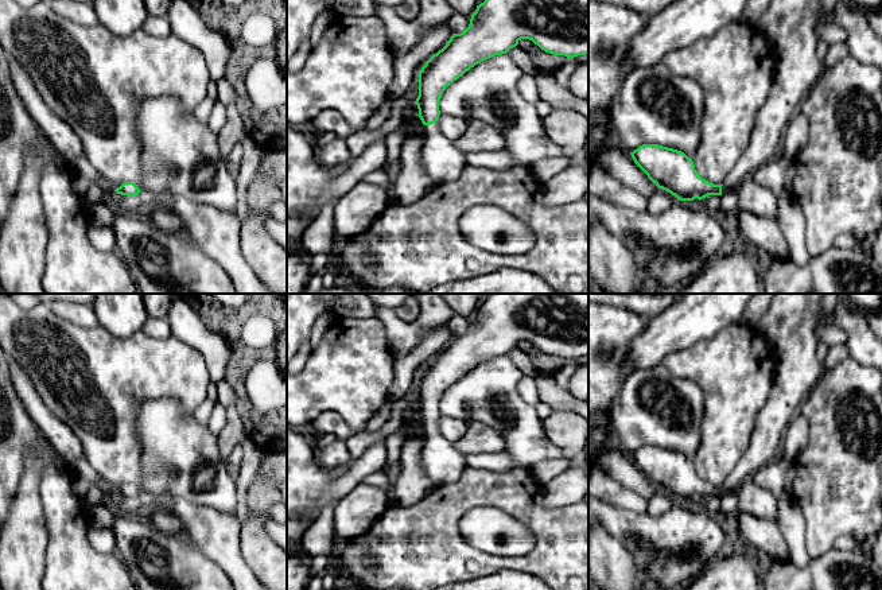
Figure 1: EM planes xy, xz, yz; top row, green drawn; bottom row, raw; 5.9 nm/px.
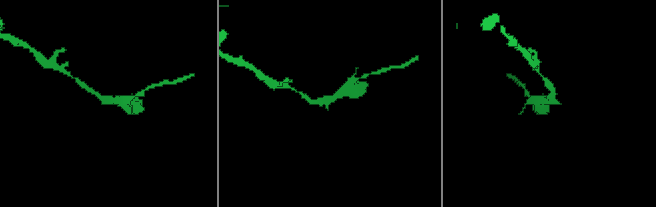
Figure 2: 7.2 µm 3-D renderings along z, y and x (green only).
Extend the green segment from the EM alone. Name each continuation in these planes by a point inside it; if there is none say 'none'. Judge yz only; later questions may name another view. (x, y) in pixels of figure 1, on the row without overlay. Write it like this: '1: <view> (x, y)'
1: yz (754, 500)

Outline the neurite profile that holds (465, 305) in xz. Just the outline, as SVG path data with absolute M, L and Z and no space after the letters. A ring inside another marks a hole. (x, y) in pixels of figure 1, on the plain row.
M442 294L455 315L473 317L478 307L479 294Z

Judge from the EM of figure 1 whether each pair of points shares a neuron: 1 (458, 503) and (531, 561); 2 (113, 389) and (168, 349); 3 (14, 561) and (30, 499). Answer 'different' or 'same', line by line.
1: same
2: same
3: same

